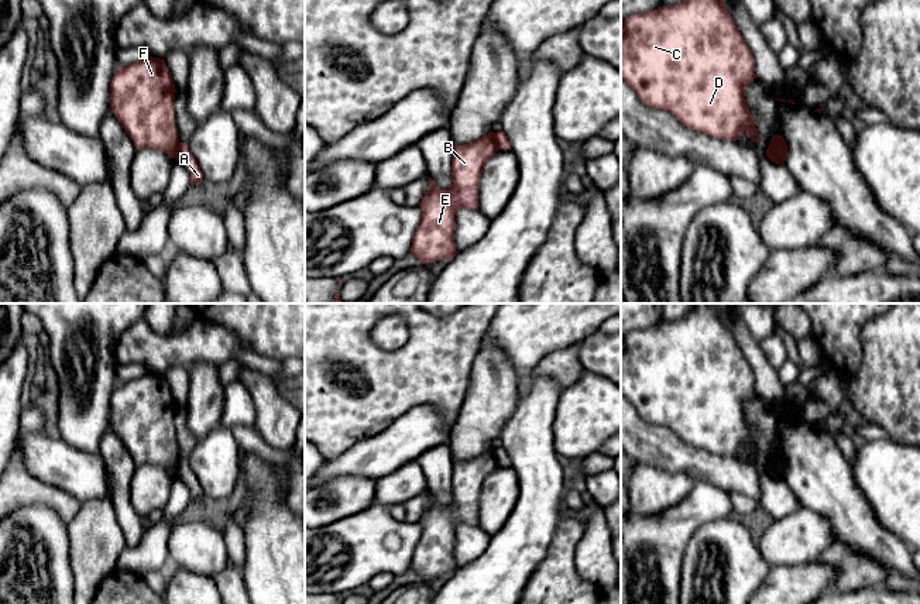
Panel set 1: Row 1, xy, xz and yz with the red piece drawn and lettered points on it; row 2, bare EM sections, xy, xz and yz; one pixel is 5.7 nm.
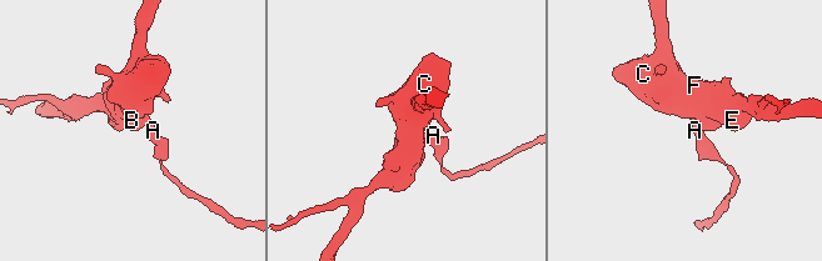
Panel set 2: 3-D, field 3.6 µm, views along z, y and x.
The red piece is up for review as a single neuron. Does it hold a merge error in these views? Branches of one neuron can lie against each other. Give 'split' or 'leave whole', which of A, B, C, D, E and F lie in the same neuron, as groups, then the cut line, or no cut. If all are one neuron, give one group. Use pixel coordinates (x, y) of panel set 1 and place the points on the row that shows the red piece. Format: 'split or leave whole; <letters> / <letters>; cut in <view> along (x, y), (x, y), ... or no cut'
split; A / B C D E F; cut in yz along (771, 143), (775, 158), (783, 165)

